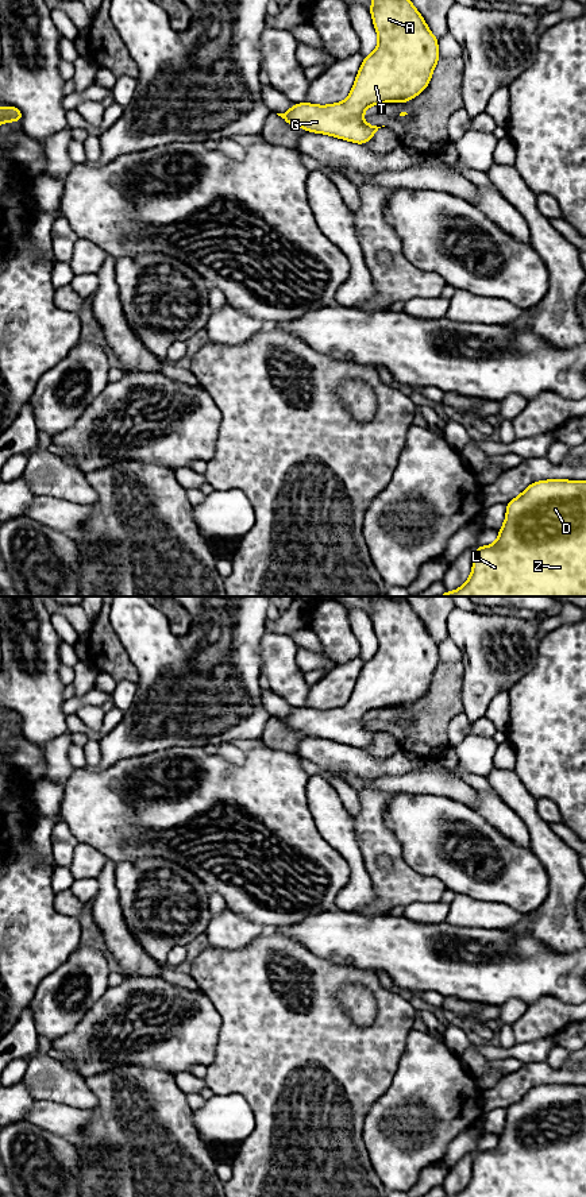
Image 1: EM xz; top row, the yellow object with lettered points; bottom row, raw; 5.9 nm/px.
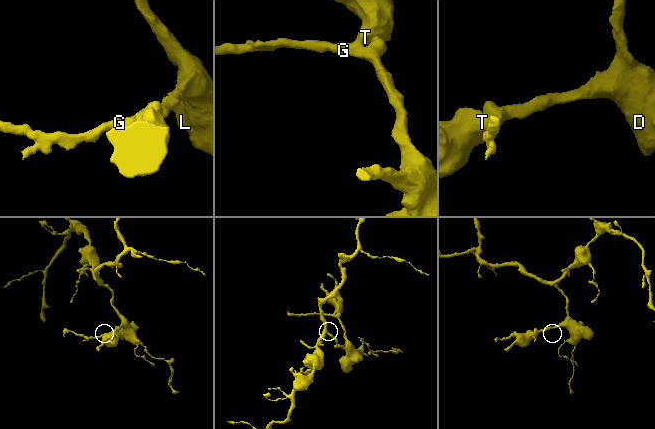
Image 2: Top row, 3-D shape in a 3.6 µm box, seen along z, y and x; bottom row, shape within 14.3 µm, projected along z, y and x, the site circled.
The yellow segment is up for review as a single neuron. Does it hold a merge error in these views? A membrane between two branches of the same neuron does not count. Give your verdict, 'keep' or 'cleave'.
keep

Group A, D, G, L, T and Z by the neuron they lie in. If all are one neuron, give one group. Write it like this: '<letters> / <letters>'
A D G L T Z

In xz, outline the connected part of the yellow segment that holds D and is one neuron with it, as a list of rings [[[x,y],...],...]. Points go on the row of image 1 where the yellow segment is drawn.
[[[586,480],[529,484],[506,503],[498,540],[475,548],[466,583],[439,596],[586,596]]]

